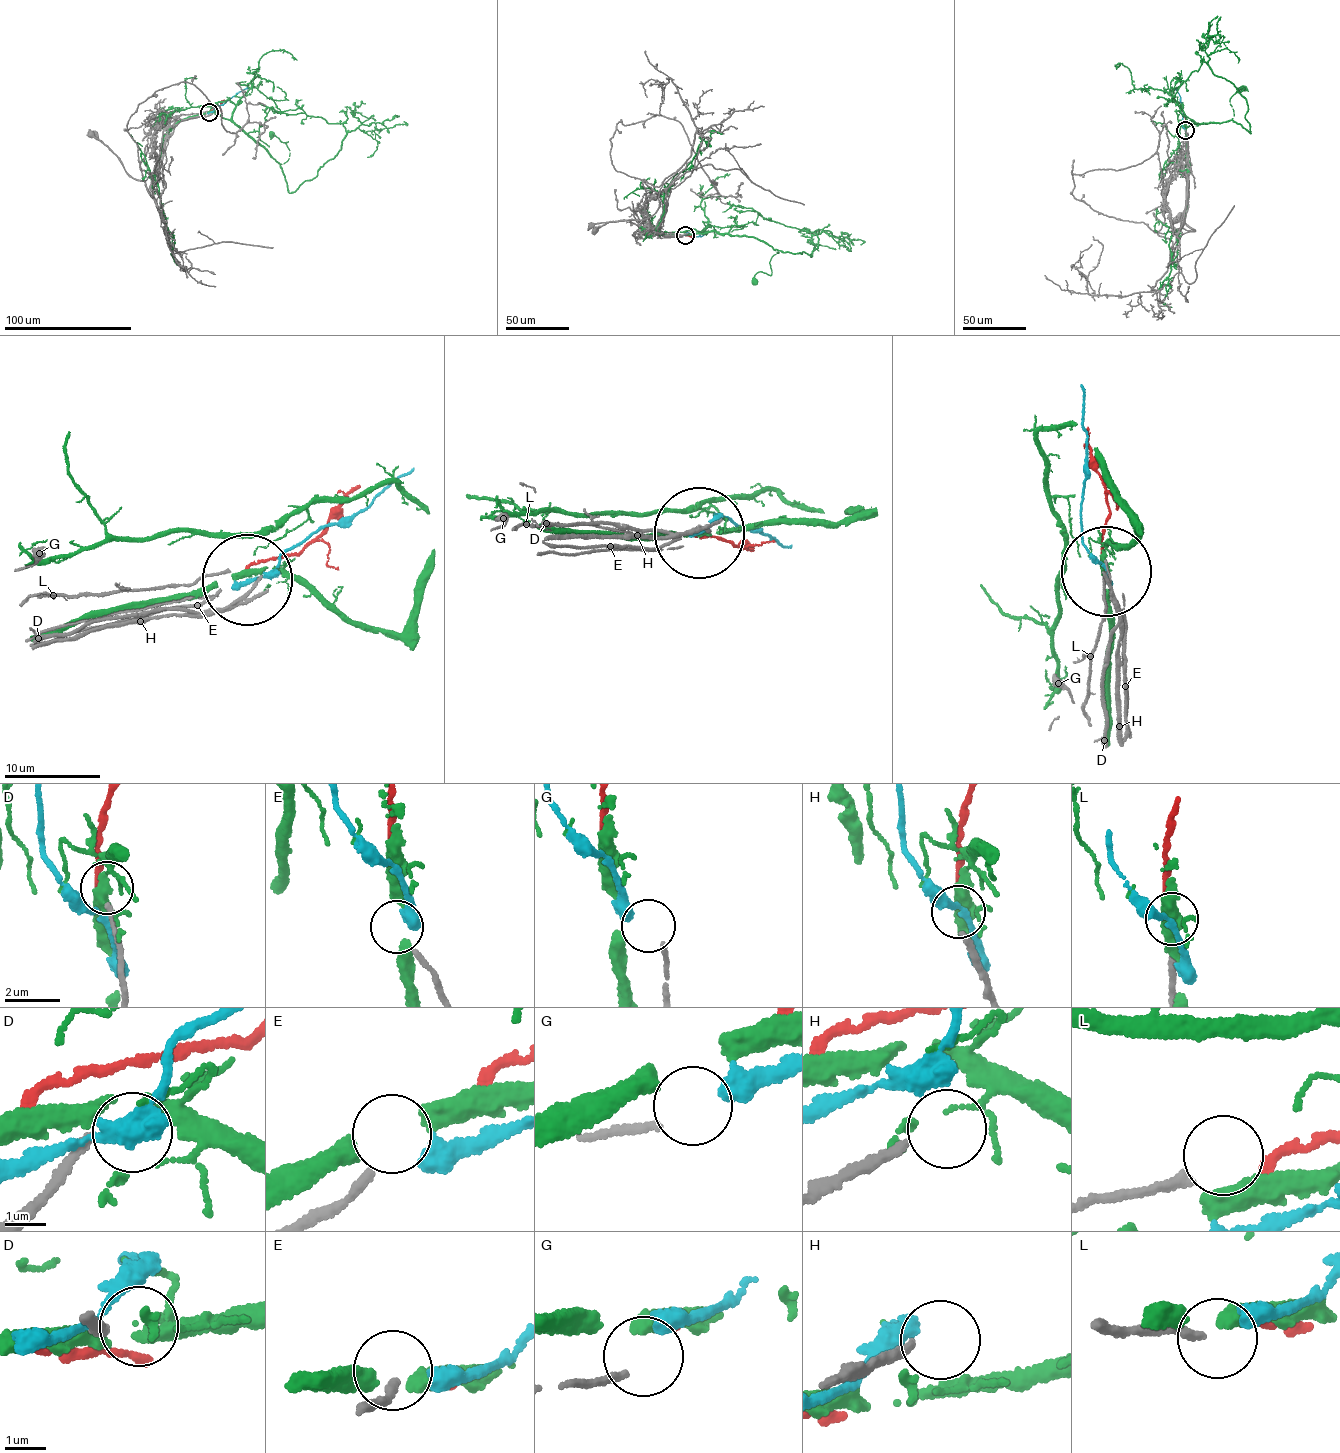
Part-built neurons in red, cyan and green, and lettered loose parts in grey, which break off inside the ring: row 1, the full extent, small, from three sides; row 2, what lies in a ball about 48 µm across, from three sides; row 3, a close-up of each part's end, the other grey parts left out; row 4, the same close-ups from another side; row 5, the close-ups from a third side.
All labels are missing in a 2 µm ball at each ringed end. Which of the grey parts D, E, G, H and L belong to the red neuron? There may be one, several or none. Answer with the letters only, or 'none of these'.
L

